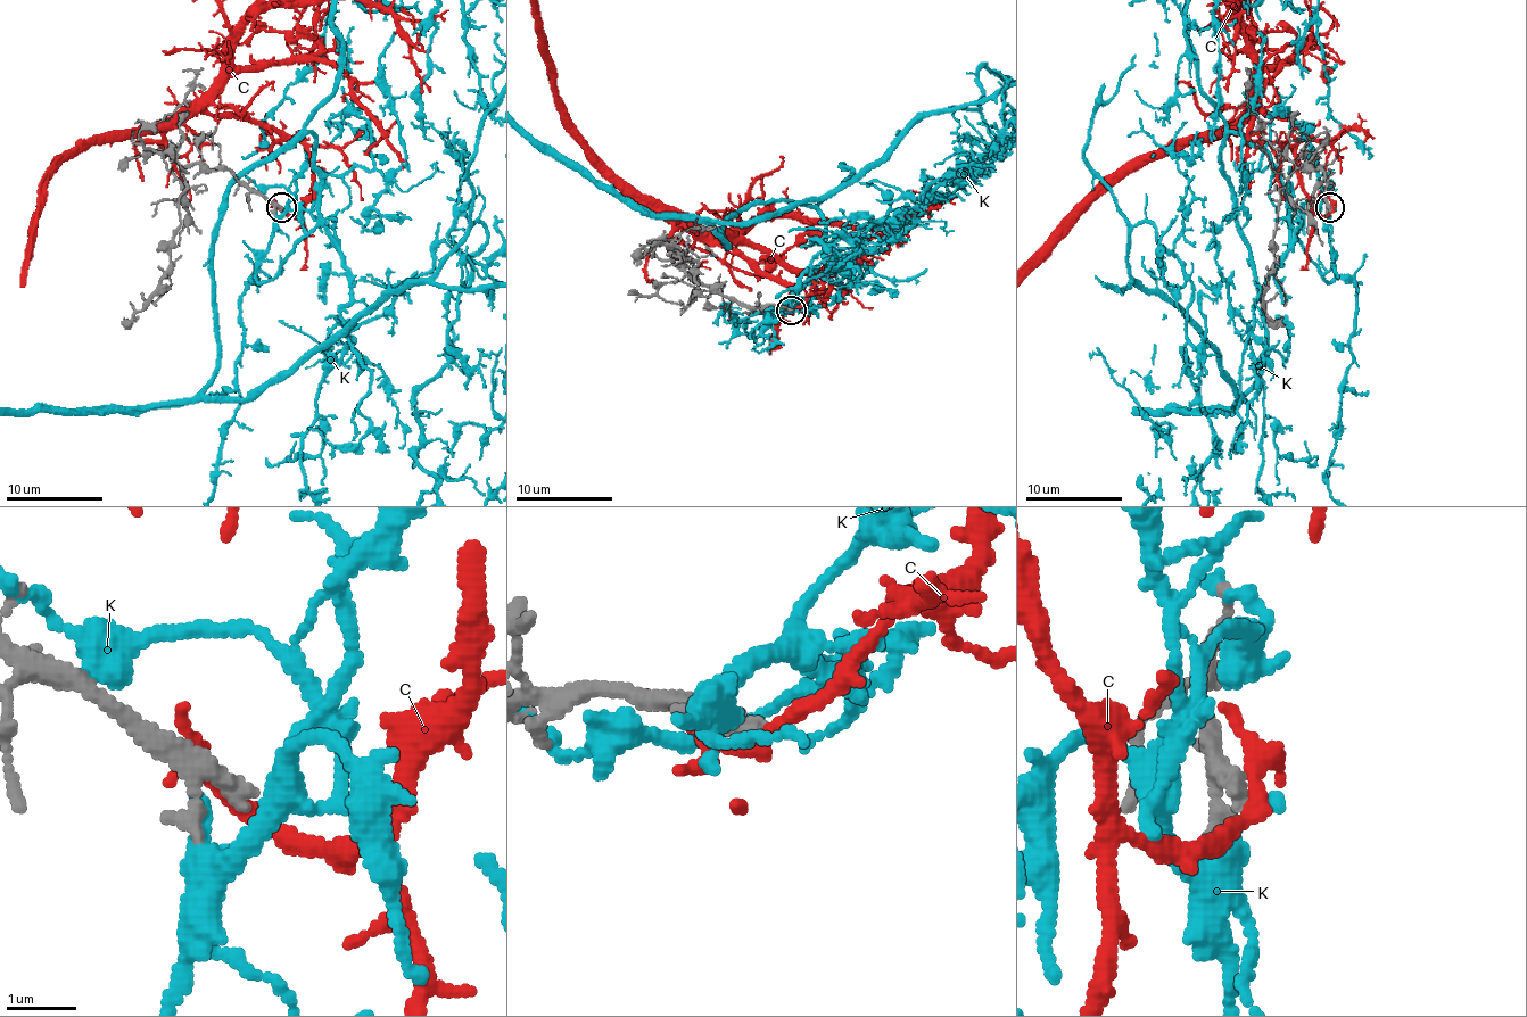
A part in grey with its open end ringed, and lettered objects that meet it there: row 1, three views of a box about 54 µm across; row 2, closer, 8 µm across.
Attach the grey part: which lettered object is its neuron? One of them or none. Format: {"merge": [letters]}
{"merge": []}

